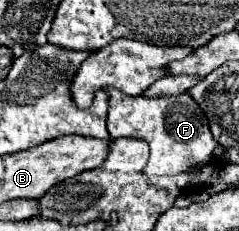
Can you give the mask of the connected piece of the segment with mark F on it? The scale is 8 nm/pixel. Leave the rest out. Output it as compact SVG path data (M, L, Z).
M118 89L110 93L108 109L108 133L112 139L136 137L146 139L150 145L150 161L144 169L146 177L164 177L184 173L196 163L208 163L218 141L210 133L208 119L198 103L188 95L180 93L174 97L130 97Z

